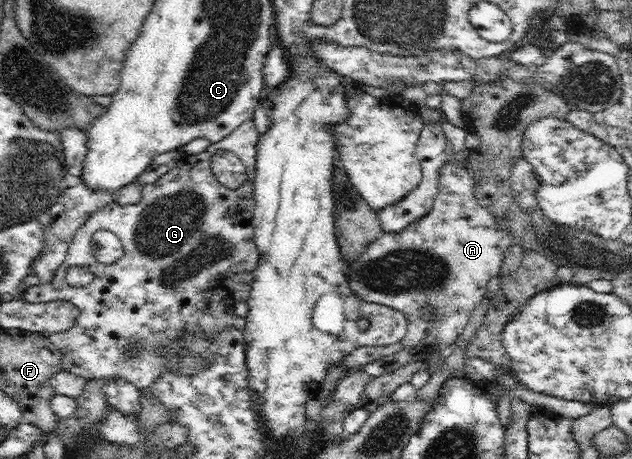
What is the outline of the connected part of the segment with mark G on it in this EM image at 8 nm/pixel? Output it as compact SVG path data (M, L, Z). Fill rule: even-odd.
M253 119L247 120L233 130L231 134L228 134L223 138L223 140L211 143L204 152L193 155L183 154L176 162L175 168L171 169L167 174L163 174L161 178L158 178L157 182L142 186L141 198L138 203L119 205L116 201L111 200L109 204L106 204L103 208L100 208L91 214L84 223L84 226L81 226L81 228L76 231L74 240L68 246L66 260L55 274L53 274L53 280L49 280L49 282L44 282L44 284L39 284L38 286L25 287L23 300L26 302L31 302L33 304L37 302L45 303L55 300L63 300L71 302L77 307L77 309L79 309L79 316L77 316L75 324L73 324L69 330L47 335L47 337L51 339L51 342L63 351L63 360L61 360L63 371L82 376L88 381L94 379L123 378L132 382L139 390L144 390L145 388L148 388L152 382L155 382L156 378L159 378L163 372L167 372L167 370L172 370L172 372L177 374L188 375L197 372L197 368L203 368L203 366L205 366L203 365L205 359L203 359L201 355L195 355L195 353L191 355L190 352L181 352L181 354L176 354L176 356L173 357L173 354L166 354L166 352L164 352L164 350L177 337L182 337L184 335L182 334L183 331L187 330L187 333L203 333L203 335L209 337L209 339L216 339L219 334L227 328L244 330L246 323L245 317L239 317L235 314L235 305L237 302L246 301L247 298L249 298L253 286L254 271L255 268L257 268L257 264L259 264L259 251L257 251L257 245L255 245L255 241L253 241L254 231L252 224L253 211L256 205L256 202L254 201L254 178L256 175L255 164L257 147L255 147L255 144L259 142L259 136L260 134L255 127L255 123L253 123ZM216 150L232 152L243 161L247 170L247 180L243 186L239 186L237 189L229 189L223 186L215 178L214 172L211 170L211 158L213 158L213 154L215 154ZM99 230L110 231L116 235L123 244L125 254L123 254L123 257L119 258L114 264L102 264L93 257L92 237L96 231ZM73 266L87 267L87 270L94 274L93 280L88 286L74 288L73 286L67 285L67 282L65 282L65 271ZM129 346L138 346L137 352L135 352L135 354L130 354L130 352L128 352Z

